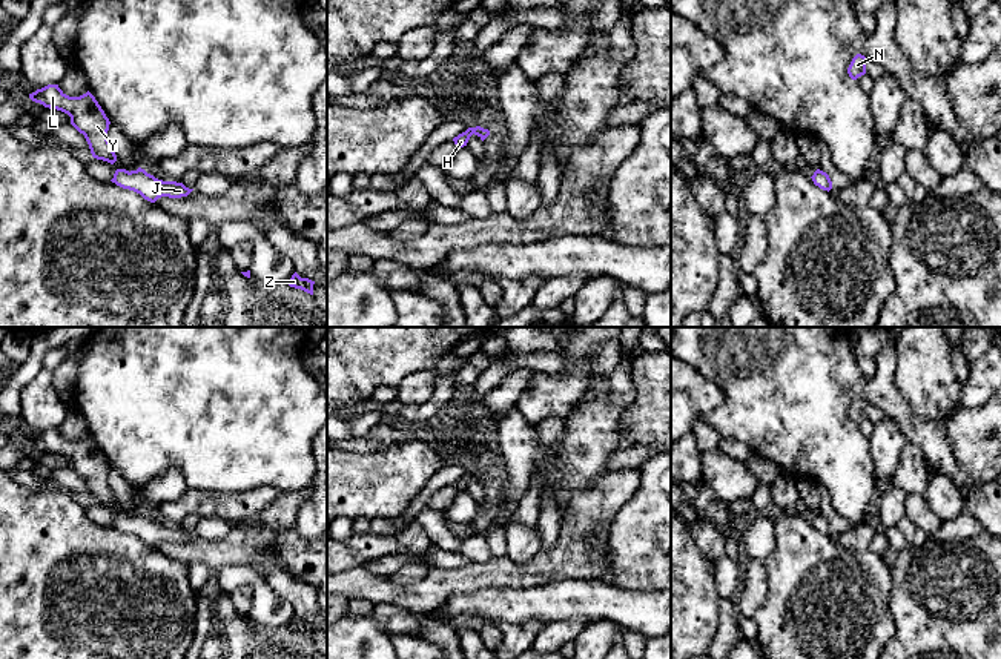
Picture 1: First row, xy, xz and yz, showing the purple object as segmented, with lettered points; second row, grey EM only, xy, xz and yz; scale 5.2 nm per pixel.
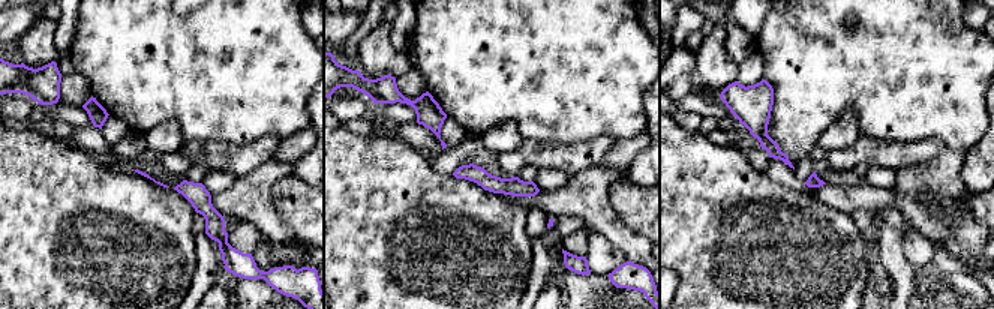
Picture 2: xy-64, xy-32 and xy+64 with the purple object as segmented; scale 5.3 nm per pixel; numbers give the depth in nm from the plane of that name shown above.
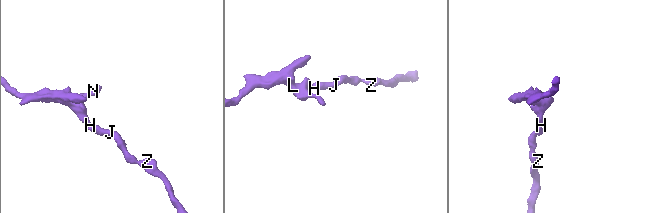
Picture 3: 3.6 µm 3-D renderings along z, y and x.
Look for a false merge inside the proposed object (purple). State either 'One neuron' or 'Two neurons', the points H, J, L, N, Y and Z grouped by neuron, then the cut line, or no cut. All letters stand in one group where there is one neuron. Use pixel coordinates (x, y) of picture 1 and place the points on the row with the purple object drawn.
One neuron. Groups: H J L N Y Z. No split

